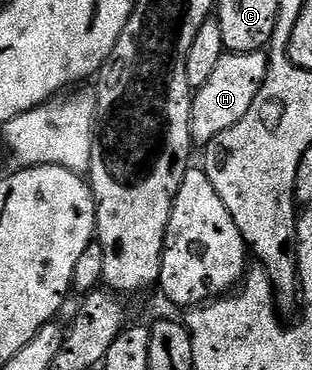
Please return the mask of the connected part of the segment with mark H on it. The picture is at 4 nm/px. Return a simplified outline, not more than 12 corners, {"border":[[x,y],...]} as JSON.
{"border":[[265,52],[223,53],[190,102],[205,147],[244,119],[268,69]]}

